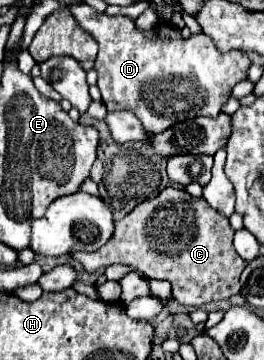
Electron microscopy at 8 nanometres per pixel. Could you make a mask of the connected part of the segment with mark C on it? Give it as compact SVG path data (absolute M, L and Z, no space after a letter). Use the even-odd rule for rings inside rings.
M165 188L159 196L141 202L117 222L113 238L97 252L73 252L87 272L99 266L135 266L155 280L167 280L179 304L201 306L213 300L227 300L239 294L239 276L245 260L233 248L233 228L229 218L217 214L203 198L193 198L181 188Z

